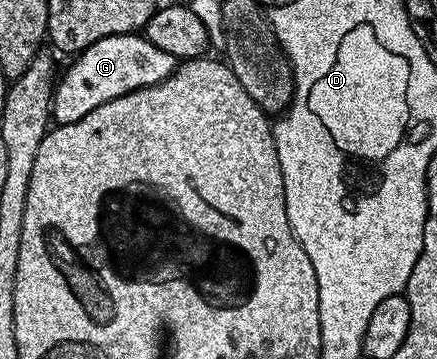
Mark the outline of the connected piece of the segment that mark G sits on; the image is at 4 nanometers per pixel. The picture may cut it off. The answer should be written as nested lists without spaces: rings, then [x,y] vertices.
[[[142,34],[105,37],[74,56],[71,68],[58,76],[51,97],[51,118],[56,124],[81,121],[85,113],[93,113],[97,105],[113,101],[130,91],[136,91],[157,81],[165,81],[175,72],[177,60],[149,42]]]

